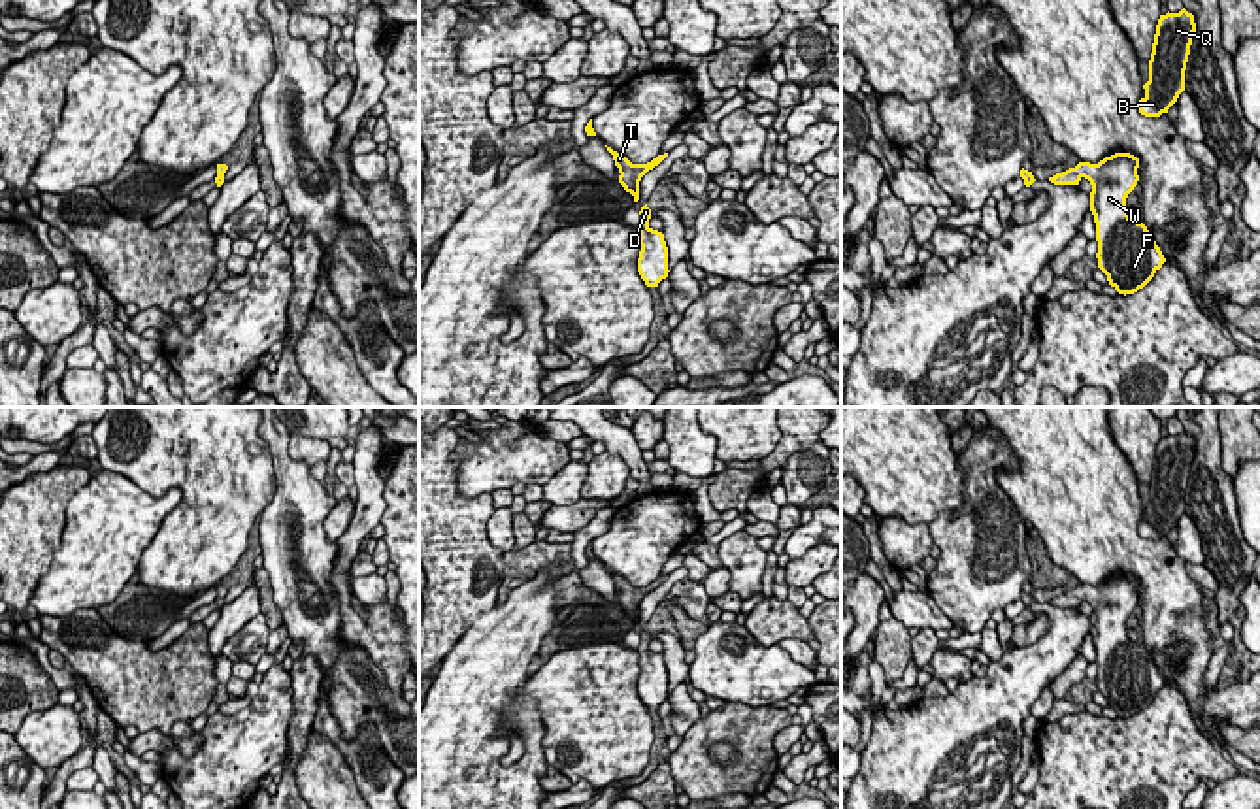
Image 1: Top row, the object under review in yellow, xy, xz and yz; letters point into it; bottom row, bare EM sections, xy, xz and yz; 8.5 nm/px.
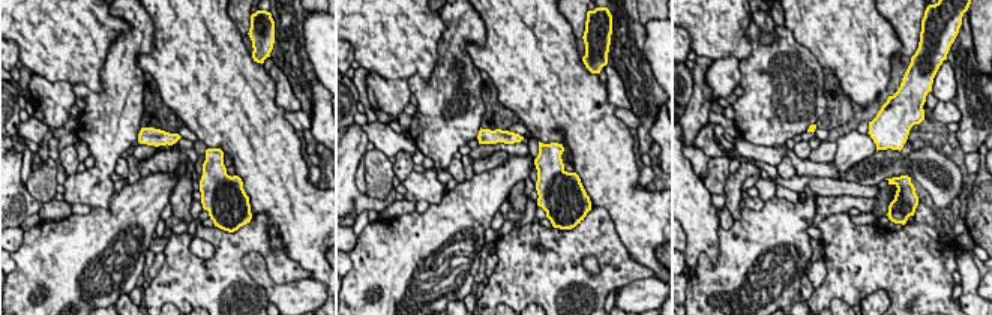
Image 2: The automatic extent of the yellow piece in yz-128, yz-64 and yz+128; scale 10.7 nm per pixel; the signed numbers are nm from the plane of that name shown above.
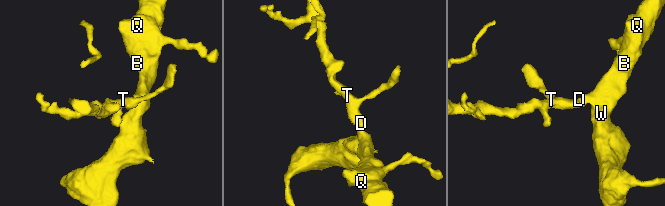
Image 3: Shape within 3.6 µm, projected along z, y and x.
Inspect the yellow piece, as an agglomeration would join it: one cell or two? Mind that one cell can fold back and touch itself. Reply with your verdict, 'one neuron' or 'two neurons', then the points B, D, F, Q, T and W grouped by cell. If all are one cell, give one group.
one neuron; groups B D F Q T W

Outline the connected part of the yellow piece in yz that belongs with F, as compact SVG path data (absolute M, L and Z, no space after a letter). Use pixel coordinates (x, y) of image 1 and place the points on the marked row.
M1115 153L1098 164L1079 162L1075 168L1049 177L1054 185L1079 185L1083 177L1090 181L1090 211L1096 223L1098 268L1107 275L1109 285L1124 296L1143 289L1166 262L1147 226L1128 215L1126 198L1139 181L1137 168L1137 157Z

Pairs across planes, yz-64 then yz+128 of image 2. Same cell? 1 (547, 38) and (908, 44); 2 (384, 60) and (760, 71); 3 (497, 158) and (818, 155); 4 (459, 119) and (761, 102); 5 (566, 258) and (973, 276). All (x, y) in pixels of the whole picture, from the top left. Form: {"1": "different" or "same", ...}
{"1": "different", "2": "different", "3": "same", "4": "same", "5": "different"}

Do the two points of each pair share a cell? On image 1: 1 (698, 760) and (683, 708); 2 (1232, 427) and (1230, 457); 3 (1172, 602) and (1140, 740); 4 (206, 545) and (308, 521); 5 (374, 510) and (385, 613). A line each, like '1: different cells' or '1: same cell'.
1: different cells
2: same cell
3: different cells
4: different cells
5: same cell

